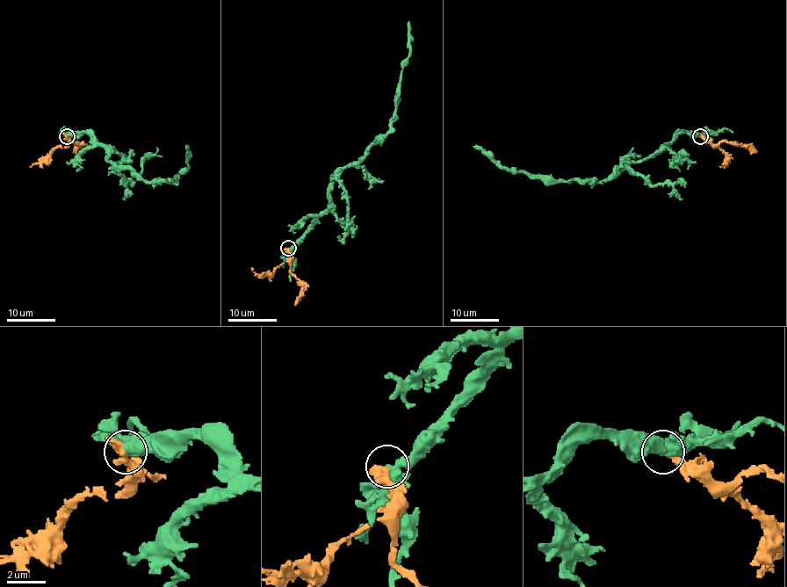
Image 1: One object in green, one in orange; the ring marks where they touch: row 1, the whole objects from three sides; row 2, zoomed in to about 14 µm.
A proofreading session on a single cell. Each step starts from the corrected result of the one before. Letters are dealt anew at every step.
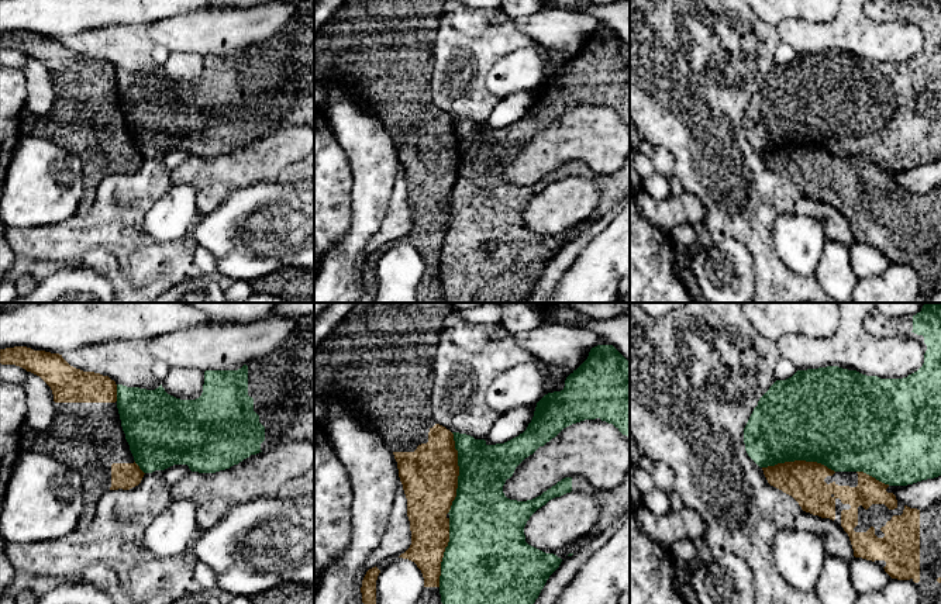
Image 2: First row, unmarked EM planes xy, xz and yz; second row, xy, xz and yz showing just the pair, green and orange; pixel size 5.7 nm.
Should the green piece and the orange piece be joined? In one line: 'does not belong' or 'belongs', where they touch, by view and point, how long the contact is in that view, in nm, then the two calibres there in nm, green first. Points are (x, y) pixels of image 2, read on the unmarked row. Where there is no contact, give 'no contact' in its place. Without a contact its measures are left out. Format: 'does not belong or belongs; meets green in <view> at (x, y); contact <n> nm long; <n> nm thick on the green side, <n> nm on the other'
does not belong; meets green in xz at (459, 158); contact 460 nm long; 340 nm thick on the green side, 320 nm on the other

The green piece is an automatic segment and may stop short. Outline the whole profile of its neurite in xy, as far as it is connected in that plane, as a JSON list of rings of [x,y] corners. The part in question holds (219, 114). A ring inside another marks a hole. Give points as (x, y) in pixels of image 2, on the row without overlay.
[[[304,0],[299,3],[297,11],[289,20],[287,25],[276,35],[249,45],[238,55],[206,55],[203,77],[196,84],[180,84],[165,76],[162,69],[155,75],[147,75],[139,72],[127,72],[117,69],[117,93],[121,104],[121,111],[125,118],[125,124],[130,130],[130,135],[134,141],[135,148],[144,158],[152,158],[155,155],[165,155],[173,149],[187,149],[192,156],[199,158],[216,158],[220,155],[230,153],[238,149],[251,139],[256,139],[266,132],[304,125],[309,128],[314,127],[314,0]]]

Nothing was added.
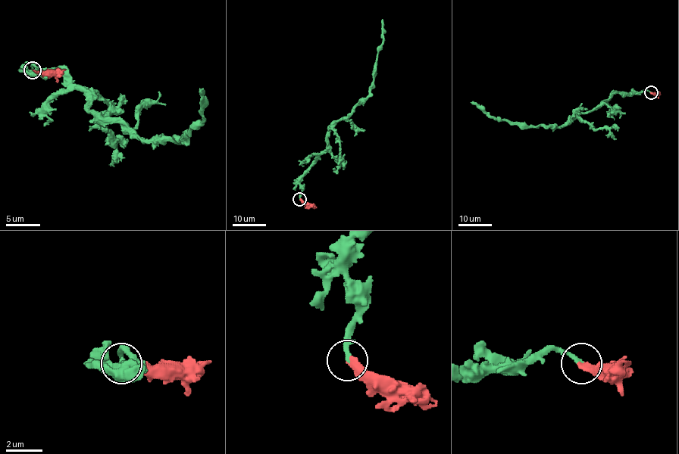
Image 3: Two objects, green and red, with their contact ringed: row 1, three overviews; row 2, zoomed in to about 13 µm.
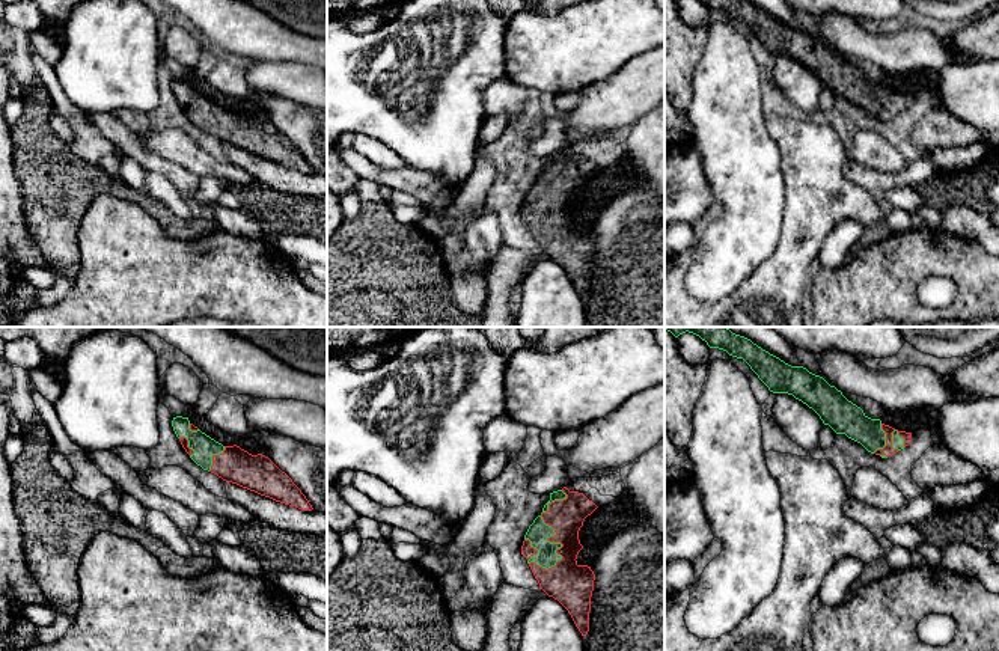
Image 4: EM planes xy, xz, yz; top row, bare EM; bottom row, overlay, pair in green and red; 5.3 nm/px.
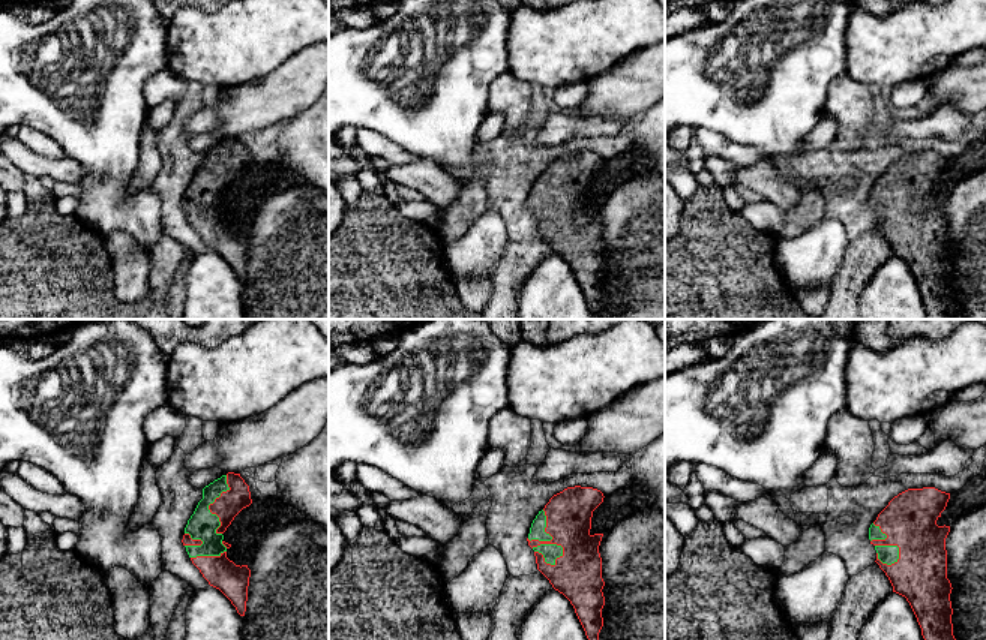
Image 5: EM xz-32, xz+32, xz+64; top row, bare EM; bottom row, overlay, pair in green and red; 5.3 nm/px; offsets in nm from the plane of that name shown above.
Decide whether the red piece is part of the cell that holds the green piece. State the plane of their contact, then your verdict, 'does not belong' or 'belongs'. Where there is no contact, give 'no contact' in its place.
xz | belongs

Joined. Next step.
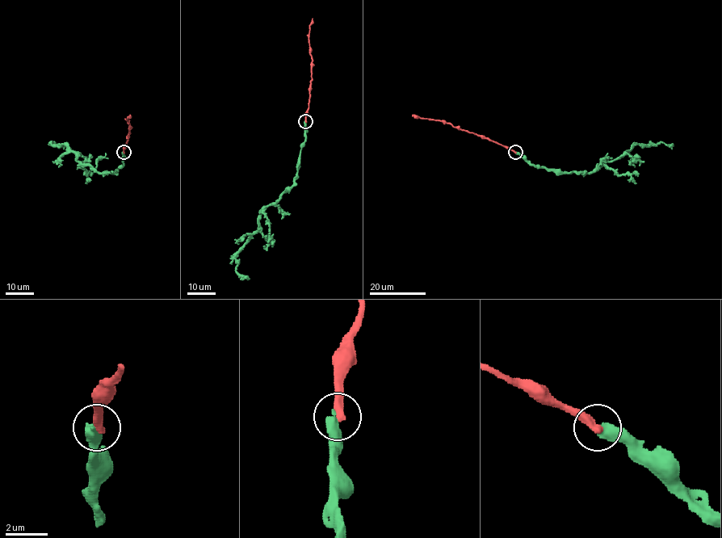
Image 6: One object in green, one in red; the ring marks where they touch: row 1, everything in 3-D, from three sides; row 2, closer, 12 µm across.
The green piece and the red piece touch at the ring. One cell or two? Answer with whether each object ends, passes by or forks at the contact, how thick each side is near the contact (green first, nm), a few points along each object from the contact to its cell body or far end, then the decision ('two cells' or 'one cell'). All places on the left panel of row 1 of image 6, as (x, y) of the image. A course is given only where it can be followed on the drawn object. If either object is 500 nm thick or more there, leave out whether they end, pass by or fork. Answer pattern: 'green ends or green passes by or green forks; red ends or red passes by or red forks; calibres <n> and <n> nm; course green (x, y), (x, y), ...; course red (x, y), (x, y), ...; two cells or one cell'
green ends; red ends; calibres 480 and 440 nm; course green (123, 152), (123, 165), (115, 172), (98, 172), (78, 161), (65, 145), (53, 142), (68, 144); course red (123, 152), (129, 133), (127, 119), (130, 116); two cells

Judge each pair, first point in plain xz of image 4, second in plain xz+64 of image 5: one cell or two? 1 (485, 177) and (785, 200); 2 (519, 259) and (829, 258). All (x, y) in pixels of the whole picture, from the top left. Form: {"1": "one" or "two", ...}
{"1": "two", "2": "two"}

